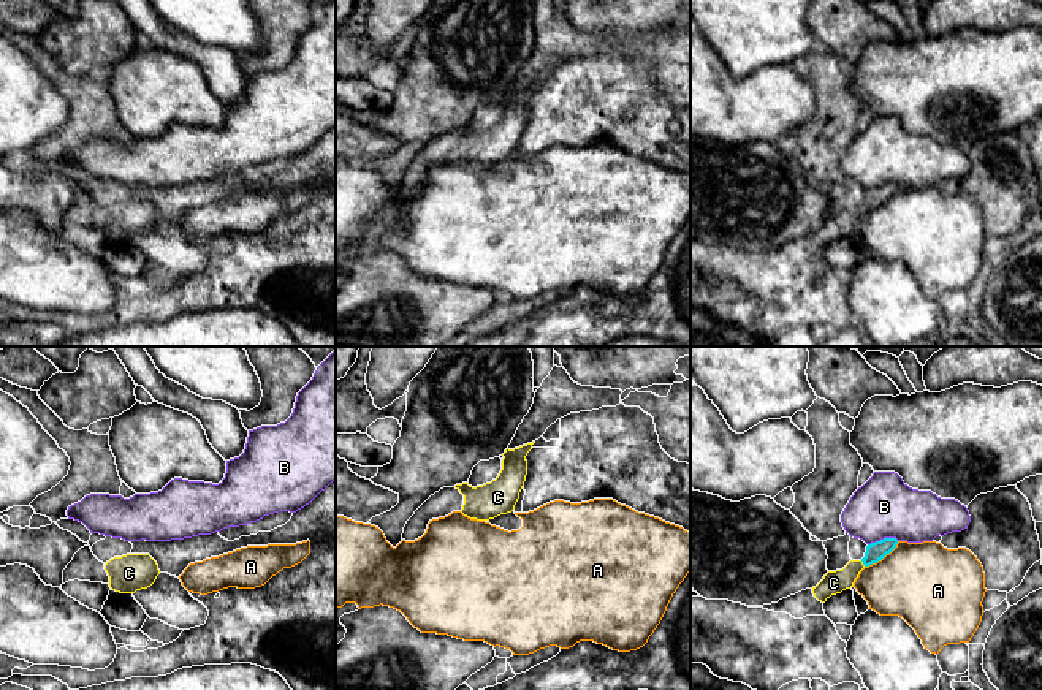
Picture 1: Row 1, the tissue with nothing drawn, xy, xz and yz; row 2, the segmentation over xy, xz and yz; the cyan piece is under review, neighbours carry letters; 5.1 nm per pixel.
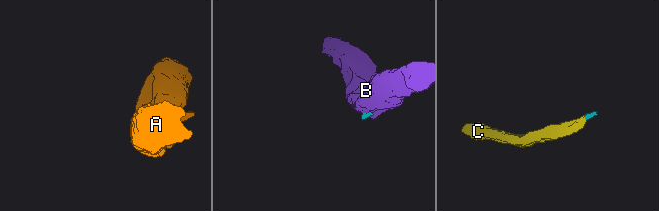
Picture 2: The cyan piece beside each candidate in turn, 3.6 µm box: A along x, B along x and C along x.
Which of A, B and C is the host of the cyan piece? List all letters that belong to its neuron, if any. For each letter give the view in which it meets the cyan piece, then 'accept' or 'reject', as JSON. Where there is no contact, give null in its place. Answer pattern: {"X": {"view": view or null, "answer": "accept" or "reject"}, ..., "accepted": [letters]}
{"A": {"view": "yz", "answer": "reject"}, "B": {"view": "yz", "answer": "reject"}, "C": {"view": "yz", "answer": "accept"}, "accepted": ["C"]}

